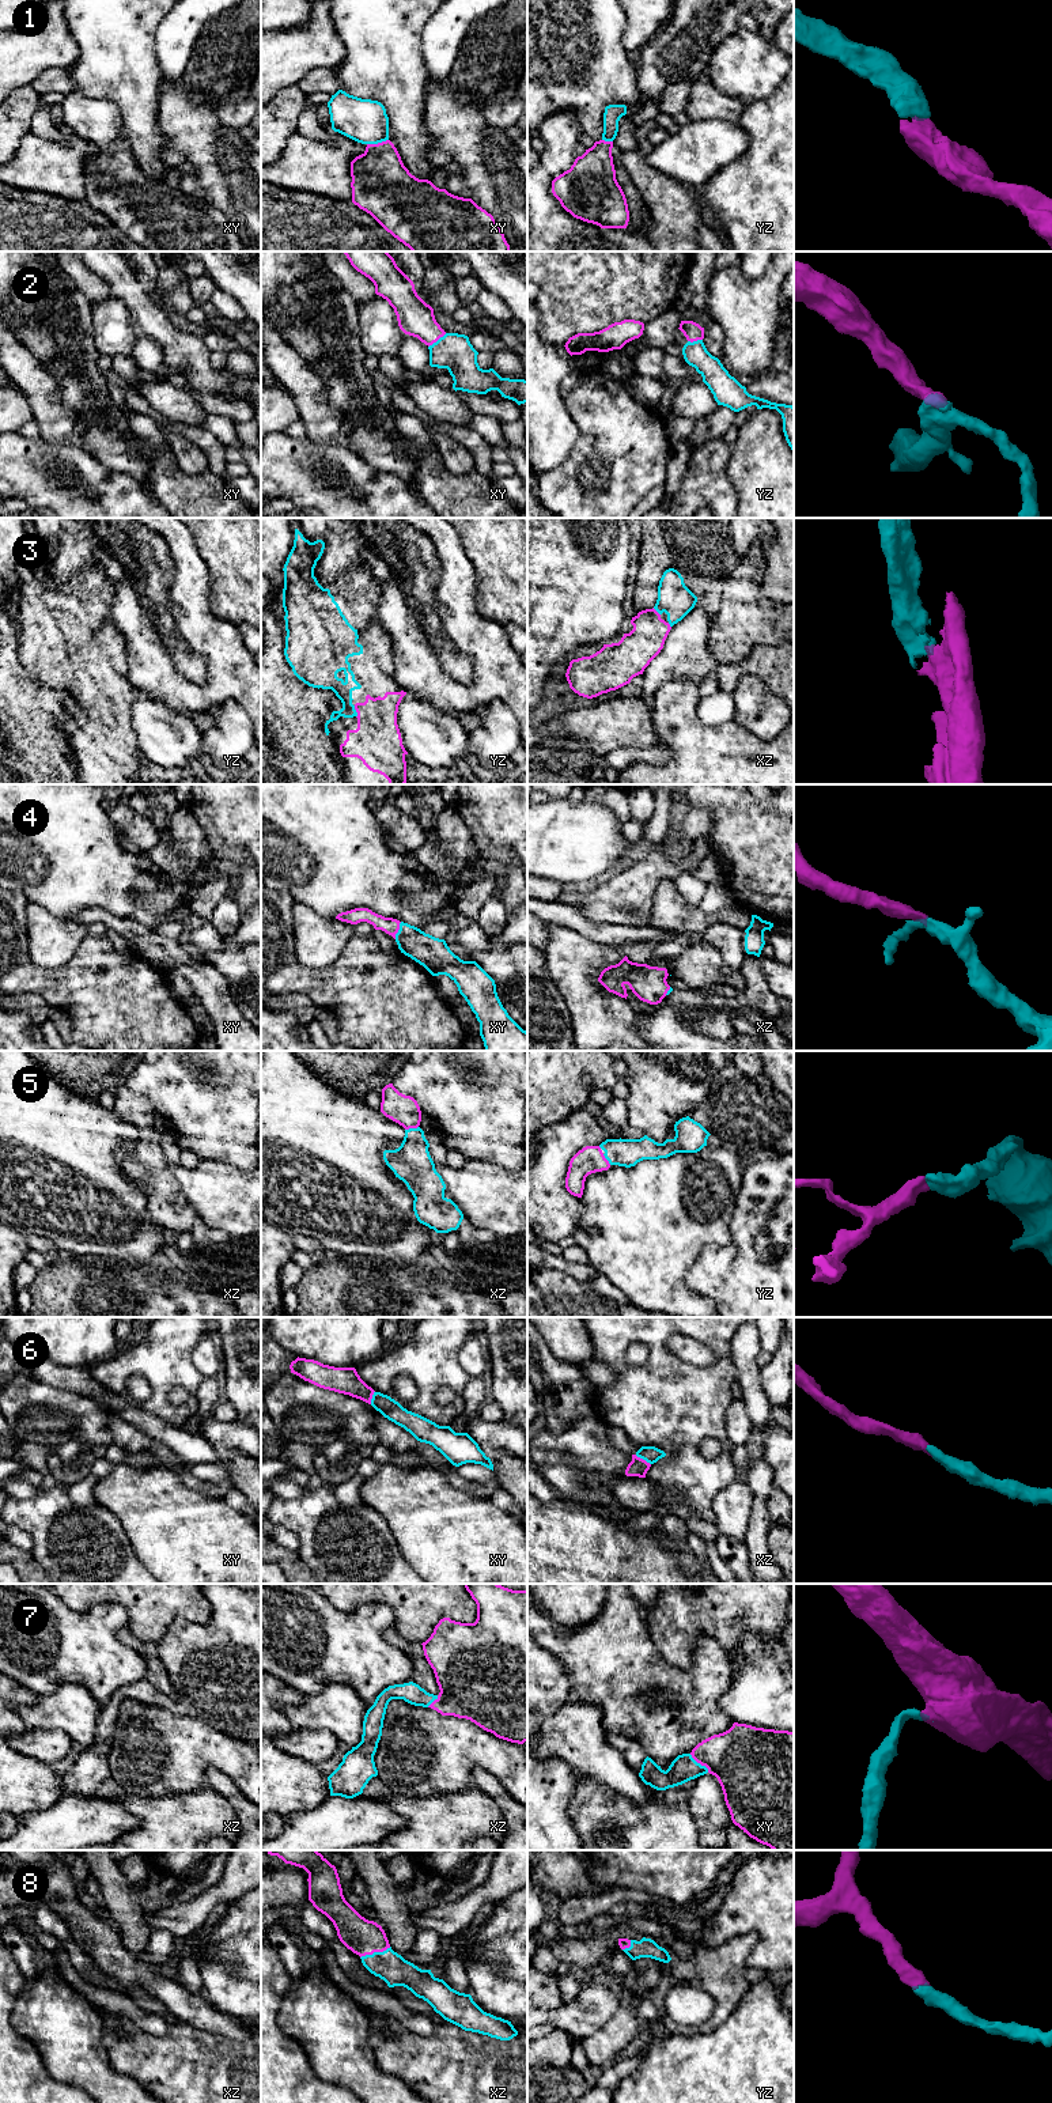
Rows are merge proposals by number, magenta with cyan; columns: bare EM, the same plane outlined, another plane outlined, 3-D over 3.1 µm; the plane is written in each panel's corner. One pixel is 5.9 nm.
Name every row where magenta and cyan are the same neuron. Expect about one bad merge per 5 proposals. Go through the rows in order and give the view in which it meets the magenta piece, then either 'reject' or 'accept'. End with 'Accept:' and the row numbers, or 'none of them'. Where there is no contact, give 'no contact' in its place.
1: contact in xy; accept
2: contact in xy; accept
3: contact in yz; accept
4: contact in xy; accept
5: contact in xz; accept
6: contact in xz; accept
7: contact in xy; accept
8: contact in xz; accept
Accept: 1, 2, 3, 4, 5, 6, 7, 8

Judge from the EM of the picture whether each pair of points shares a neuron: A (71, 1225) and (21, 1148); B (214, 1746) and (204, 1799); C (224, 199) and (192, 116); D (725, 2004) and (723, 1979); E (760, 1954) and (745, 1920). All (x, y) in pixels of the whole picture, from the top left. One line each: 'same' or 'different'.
A: same
B: different
C: same
D: same
E: same

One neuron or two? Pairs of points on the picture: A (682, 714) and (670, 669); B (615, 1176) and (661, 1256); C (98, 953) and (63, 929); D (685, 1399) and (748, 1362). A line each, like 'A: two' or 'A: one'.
A: two
B: one
C: two
D: two

